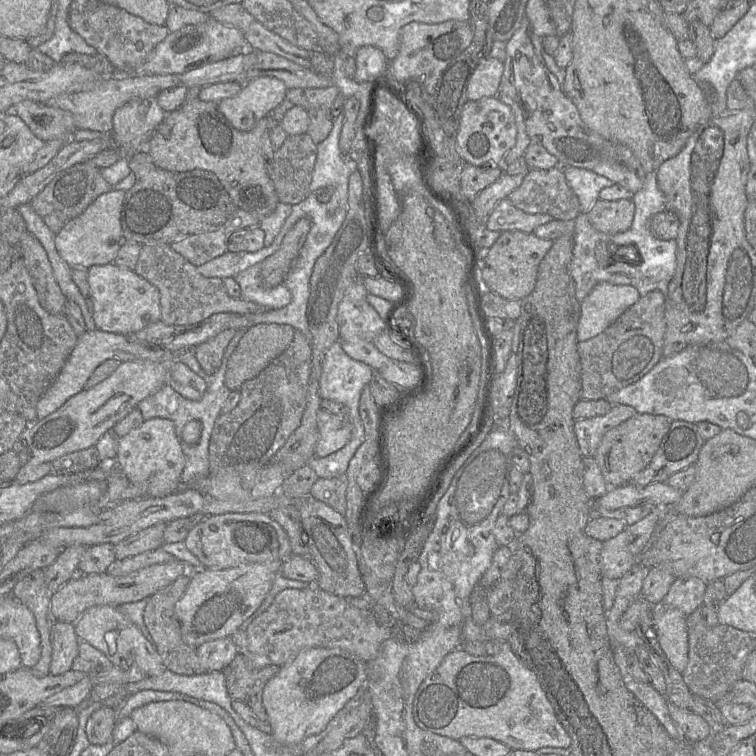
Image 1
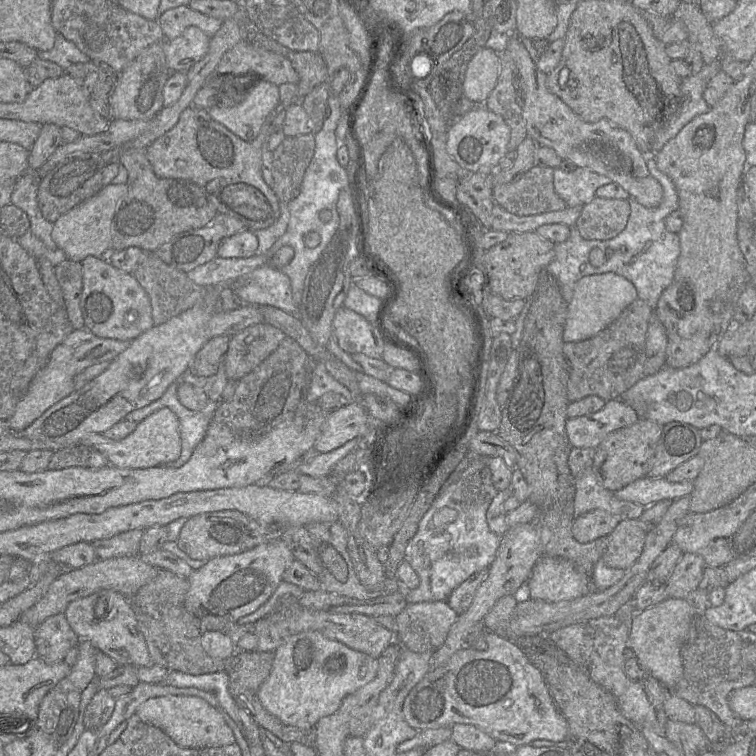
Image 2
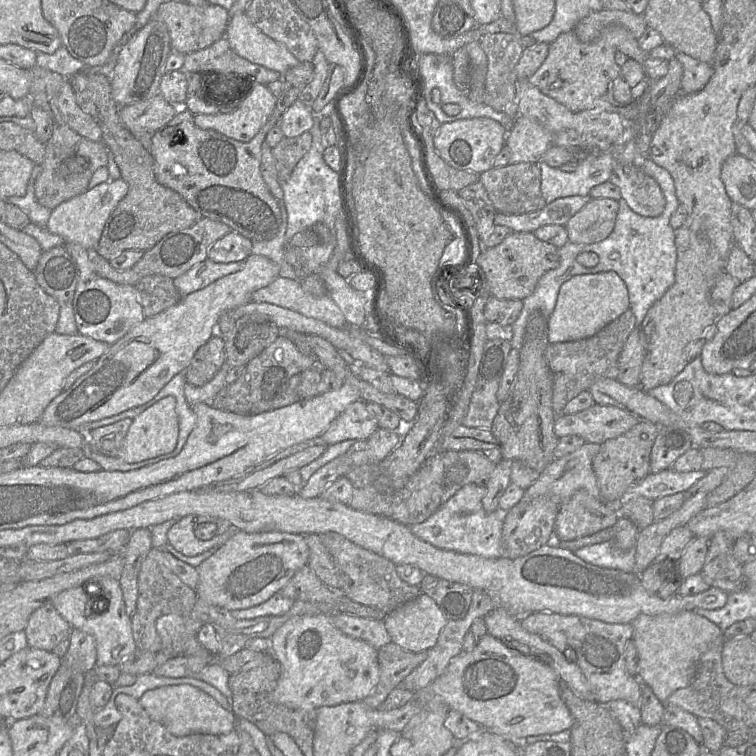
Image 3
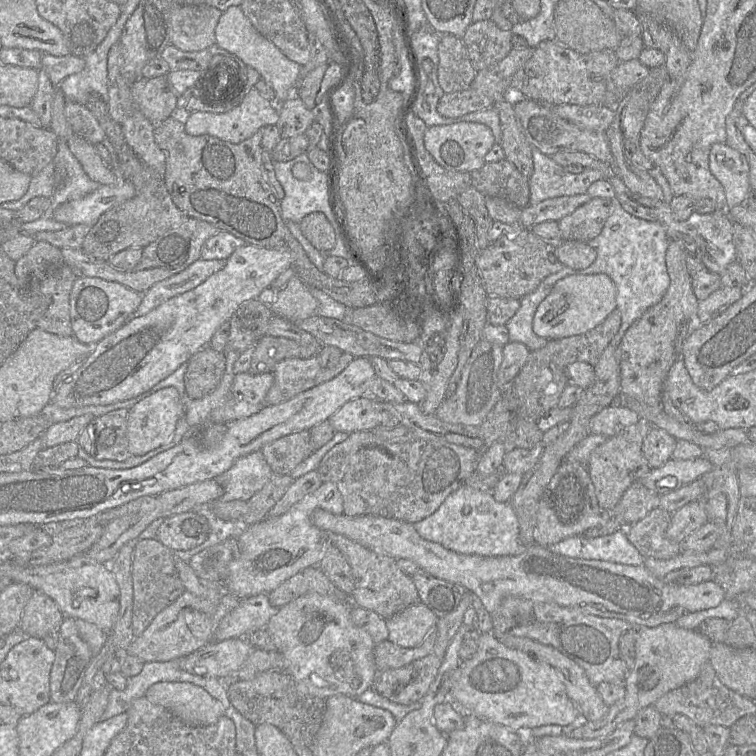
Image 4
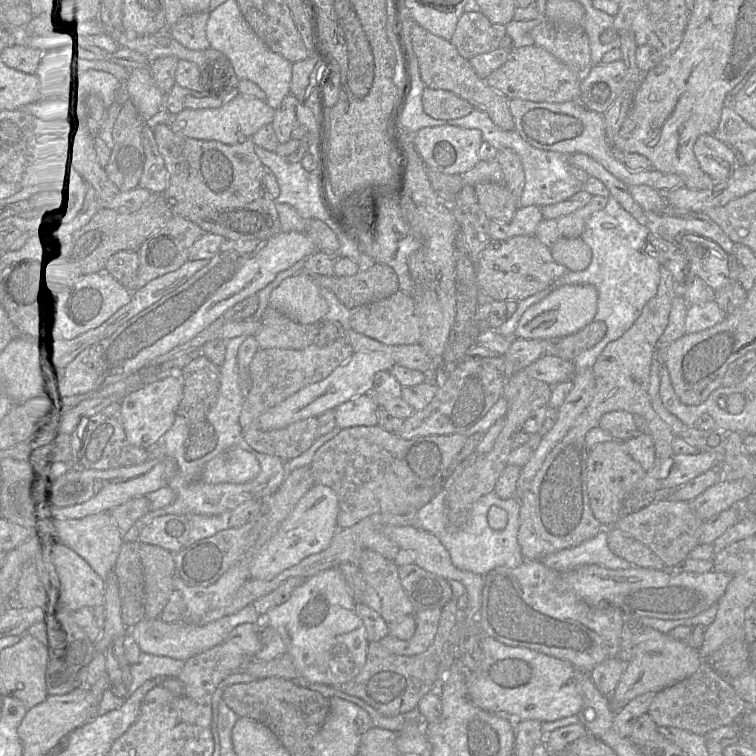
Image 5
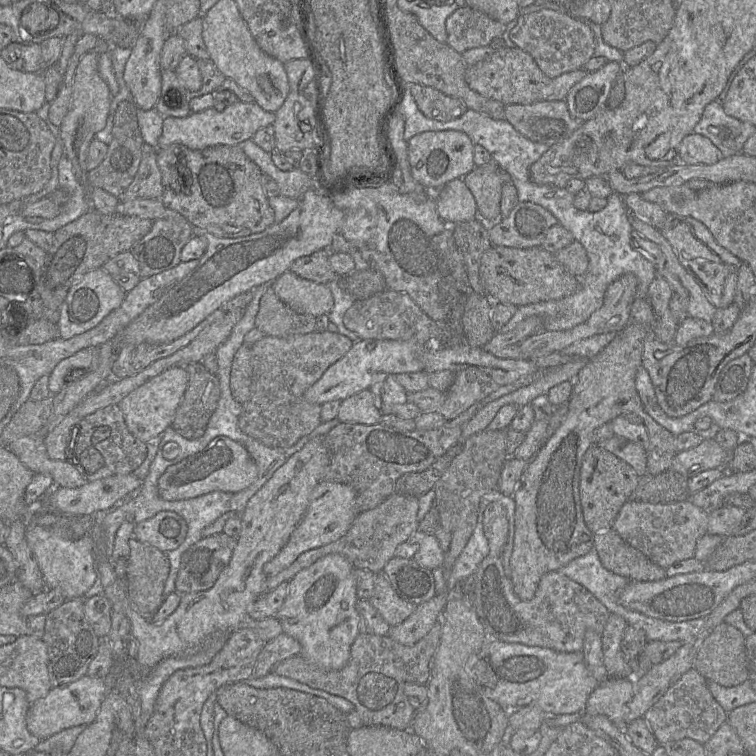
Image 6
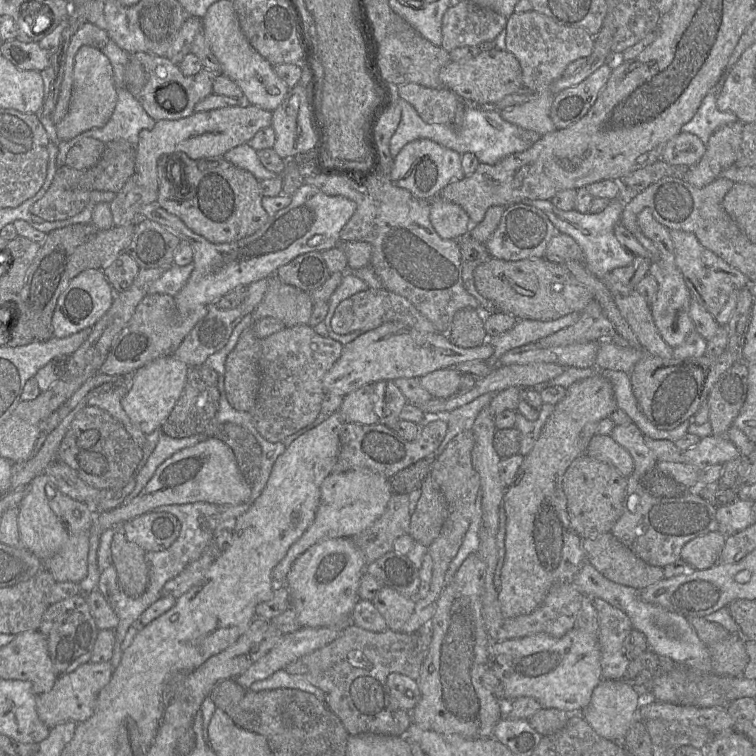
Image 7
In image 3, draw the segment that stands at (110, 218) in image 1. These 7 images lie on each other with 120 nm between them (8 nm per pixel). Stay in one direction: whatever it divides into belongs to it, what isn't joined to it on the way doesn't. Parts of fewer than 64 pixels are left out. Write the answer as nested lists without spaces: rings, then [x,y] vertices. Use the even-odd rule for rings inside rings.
[[[121,178],[87,189],[51,210],[47,229],[61,236],[65,242],[78,243],[88,250],[94,250],[112,210],[127,195],[128,190],[128,184]]]

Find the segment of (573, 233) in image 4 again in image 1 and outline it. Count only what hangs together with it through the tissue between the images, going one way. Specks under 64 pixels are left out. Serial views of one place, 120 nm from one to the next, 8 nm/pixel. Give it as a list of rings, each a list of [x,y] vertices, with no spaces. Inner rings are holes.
[[[598,199],[588,212],[592,226],[599,232],[617,234],[628,230],[633,222],[635,204],[632,199]]]

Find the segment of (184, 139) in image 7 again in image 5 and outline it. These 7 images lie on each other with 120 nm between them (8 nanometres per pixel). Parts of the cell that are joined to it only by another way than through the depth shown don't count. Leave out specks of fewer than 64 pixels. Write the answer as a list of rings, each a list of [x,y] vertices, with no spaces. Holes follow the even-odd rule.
[[[238,95],[235,99],[219,108],[184,109],[170,124],[171,130],[179,136],[218,141],[226,145],[236,145],[252,139],[252,136],[263,126],[272,124],[275,110],[265,101]]]

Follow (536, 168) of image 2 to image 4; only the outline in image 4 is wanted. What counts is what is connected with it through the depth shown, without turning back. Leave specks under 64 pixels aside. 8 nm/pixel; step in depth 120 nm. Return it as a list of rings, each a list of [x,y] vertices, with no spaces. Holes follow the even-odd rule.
[[[508,160],[486,162],[480,169],[474,170],[470,174],[471,186],[485,196],[503,198],[521,209],[530,204],[529,177],[521,174],[516,166]]]

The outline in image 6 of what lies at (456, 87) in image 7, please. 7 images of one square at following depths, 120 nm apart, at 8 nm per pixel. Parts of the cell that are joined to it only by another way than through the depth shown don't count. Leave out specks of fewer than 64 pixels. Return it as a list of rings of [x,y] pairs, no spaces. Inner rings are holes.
[[[504,48],[498,49],[487,59],[468,66],[465,81],[480,95],[504,105],[528,105],[542,101],[541,91],[551,79],[541,71],[529,53],[520,48]]]

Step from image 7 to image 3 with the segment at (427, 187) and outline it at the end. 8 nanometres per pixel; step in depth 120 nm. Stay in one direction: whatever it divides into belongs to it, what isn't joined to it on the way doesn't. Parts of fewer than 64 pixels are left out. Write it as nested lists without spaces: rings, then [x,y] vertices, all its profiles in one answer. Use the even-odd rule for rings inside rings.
[[[492,118],[461,119],[441,124],[434,137],[434,147],[451,167],[481,174],[494,167],[495,157],[506,145],[507,134],[507,128]]]

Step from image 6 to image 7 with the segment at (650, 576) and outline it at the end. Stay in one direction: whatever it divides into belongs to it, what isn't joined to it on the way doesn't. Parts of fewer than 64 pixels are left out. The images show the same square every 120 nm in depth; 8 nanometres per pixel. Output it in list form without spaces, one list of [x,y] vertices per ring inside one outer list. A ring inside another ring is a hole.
[[[611,532],[583,539],[582,548],[586,561],[615,583],[641,590],[664,577],[662,567],[643,561]]]

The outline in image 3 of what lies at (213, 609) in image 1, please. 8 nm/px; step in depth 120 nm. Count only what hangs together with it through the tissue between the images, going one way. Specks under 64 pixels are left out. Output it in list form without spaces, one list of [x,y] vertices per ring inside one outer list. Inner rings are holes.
[[[237,530],[197,567],[196,595],[203,602],[228,611],[259,605],[279,592],[298,570],[307,565],[308,557],[309,548],[303,535]]]

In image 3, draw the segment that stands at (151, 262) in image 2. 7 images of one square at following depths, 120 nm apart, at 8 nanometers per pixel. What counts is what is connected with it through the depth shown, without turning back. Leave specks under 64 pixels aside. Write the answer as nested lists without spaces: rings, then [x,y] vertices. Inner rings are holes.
[[[162,275],[142,278],[136,285],[145,317],[153,317],[178,303],[182,297],[173,279]]]

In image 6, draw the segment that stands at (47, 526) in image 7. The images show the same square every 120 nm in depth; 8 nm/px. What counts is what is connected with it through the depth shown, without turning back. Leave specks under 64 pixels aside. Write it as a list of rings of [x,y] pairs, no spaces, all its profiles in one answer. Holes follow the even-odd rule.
[[[28,526],[25,537],[42,573],[46,589],[59,591],[67,600],[83,598],[97,581],[94,543],[90,535],[78,540],[68,540],[41,526]]]

